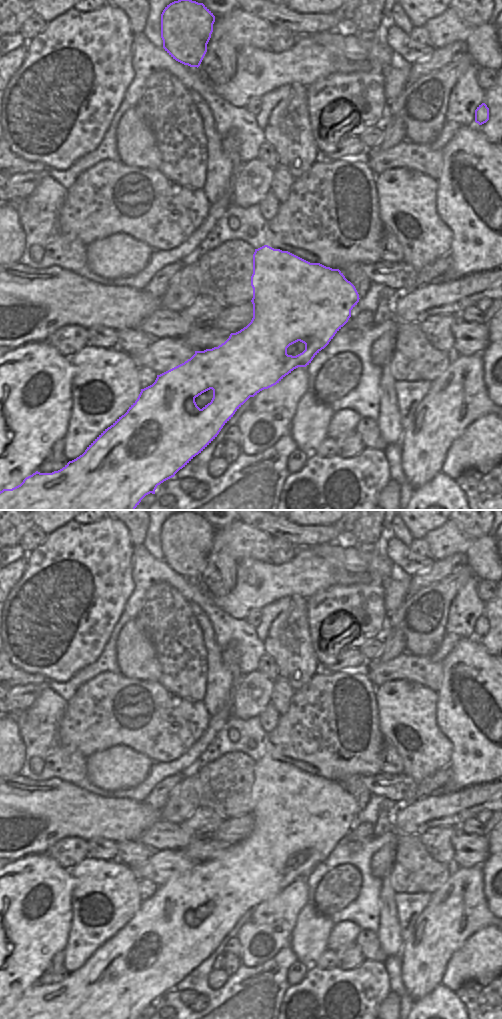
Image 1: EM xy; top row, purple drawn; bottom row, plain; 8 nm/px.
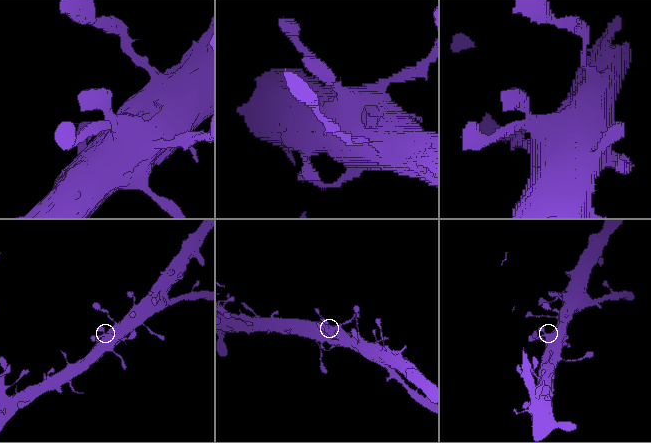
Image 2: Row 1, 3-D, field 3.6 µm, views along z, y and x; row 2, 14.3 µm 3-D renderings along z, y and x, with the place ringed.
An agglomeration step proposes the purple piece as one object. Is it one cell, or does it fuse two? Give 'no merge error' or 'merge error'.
no merge error

